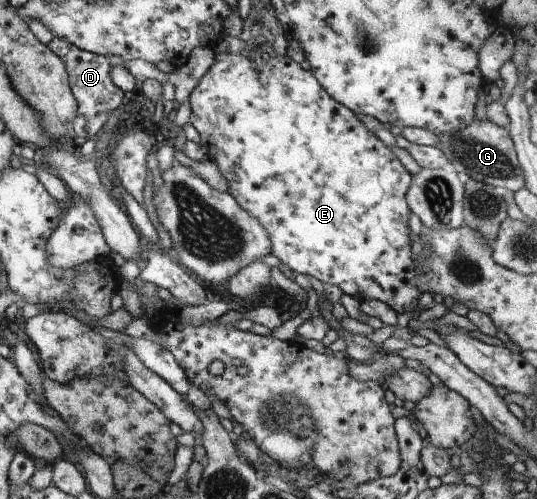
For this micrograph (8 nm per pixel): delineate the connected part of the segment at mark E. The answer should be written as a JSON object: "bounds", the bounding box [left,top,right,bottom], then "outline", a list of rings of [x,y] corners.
{"bounds":[189,52,422,314],"outline":[[[215,52],[214,63],[196,86],[189,97],[191,103],[190,123],[200,135],[200,144],[207,157],[216,163],[220,173],[228,183],[227,192],[238,202],[238,205],[256,218],[265,227],[268,239],[272,245],[271,253],[280,259],[282,266],[316,277],[321,282],[338,285],[343,291],[355,297],[360,302],[376,299],[387,303],[399,314],[416,312],[418,298],[422,294],[417,286],[417,273],[414,271],[411,245],[414,240],[408,226],[411,209],[408,207],[405,195],[411,184],[412,175],[400,163],[394,152],[369,130],[351,109],[338,103],[328,95],[328,92],[318,83],[312,70],[305,70],[287,53],[274,58],[263,56],[252,58],[246,52]]]}

